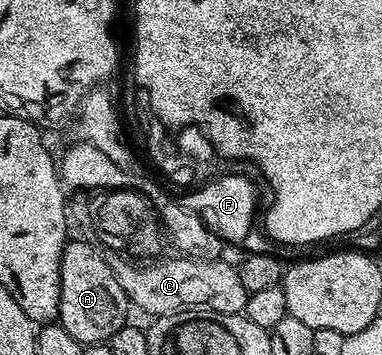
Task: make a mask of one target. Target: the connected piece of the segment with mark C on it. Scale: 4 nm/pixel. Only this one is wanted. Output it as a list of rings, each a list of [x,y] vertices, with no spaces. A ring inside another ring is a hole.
[[[220,258],[217,260],[162,259],[138,262],[142,264],[133,264],[130,260],[113,261],[116,278],[120,286],[124,286],[124,294],[137,311],[139,308],[140,311],[147,312],[150,318],[157,318],[195,310],[238,314],[245,309],[248,293],[244,290],[244,282],[240,282],[240,274],[235,265],[225,264]]]

